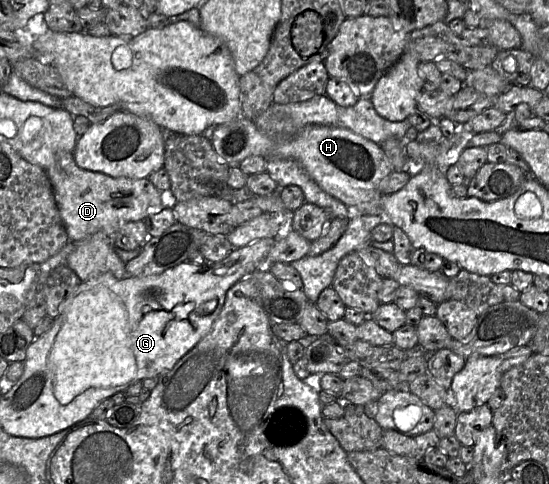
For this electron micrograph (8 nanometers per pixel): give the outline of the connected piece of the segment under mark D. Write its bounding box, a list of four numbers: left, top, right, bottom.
[46,152,166,242]

